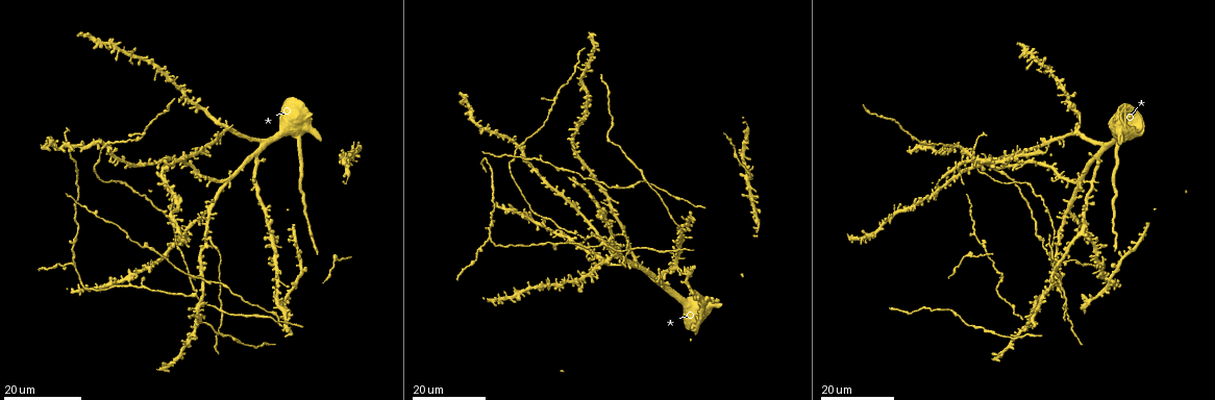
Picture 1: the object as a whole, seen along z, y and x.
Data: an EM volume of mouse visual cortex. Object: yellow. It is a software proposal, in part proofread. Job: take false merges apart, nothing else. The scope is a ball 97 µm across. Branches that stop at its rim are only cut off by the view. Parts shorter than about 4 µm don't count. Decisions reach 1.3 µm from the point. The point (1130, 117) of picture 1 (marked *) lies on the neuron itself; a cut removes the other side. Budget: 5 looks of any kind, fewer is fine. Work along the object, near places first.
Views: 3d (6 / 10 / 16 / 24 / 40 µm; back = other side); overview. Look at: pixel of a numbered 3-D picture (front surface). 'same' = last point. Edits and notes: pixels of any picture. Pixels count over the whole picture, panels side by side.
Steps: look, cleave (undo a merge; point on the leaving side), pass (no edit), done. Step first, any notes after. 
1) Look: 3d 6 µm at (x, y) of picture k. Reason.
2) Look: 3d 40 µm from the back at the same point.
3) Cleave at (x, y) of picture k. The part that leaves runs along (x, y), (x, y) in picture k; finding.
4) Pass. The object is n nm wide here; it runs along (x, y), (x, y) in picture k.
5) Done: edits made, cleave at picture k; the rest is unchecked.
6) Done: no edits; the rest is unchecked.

Look: 3d 16 µm at (191, 278) of picture 1.

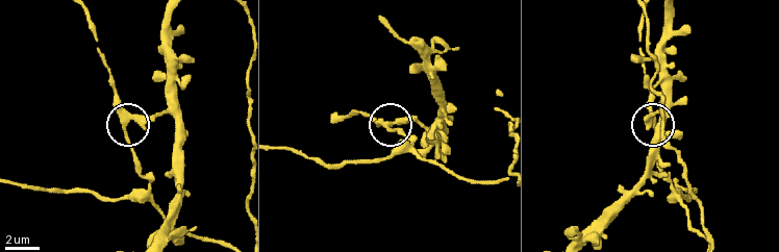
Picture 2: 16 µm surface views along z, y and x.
Look: 3d 10 µm at (126, 127) of picture 2.

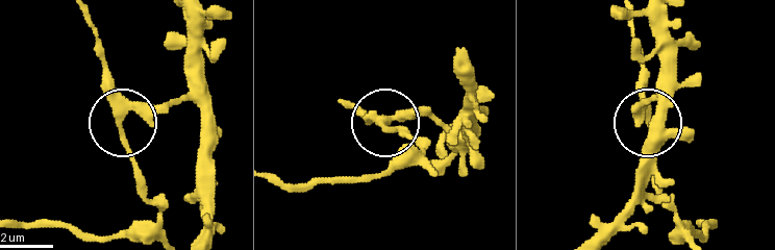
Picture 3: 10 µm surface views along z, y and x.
Pass. The object is 250 nm wide here; it runs along (185, 10), (185, 84), (158, 108), (119, 118), (105, 53) in picture 3; one neuron here.

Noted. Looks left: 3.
Look: 3d 24 µm at (606, 244) of picture 1. A fork.

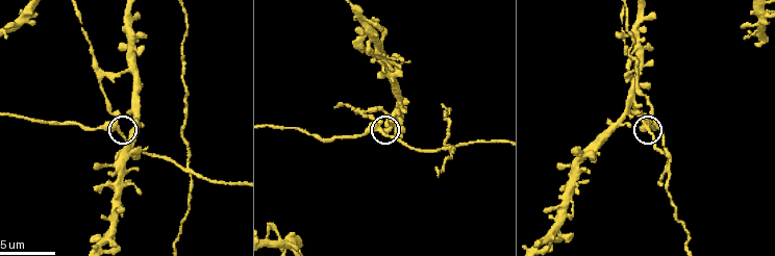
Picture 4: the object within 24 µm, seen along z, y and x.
Look: 3d 6 µm at (377, 129) of picture 4.

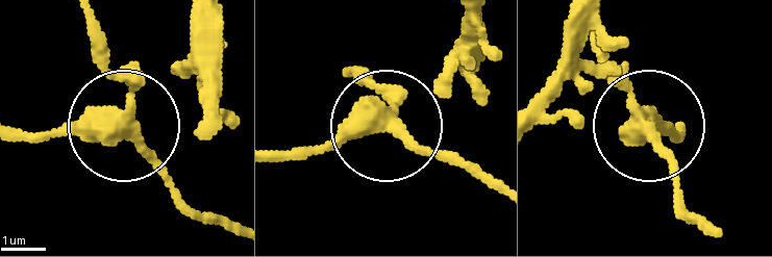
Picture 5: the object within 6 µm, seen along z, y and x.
Pass. 3 arms meet here; it runs along (84, 14), (92, 47), (125, 92), (132, 136), (193, 211) in picture 5; continuous, no second neuron.

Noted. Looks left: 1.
Look: 3d 6 µm at (188, 168) of picture 4. Looks like a crossing.

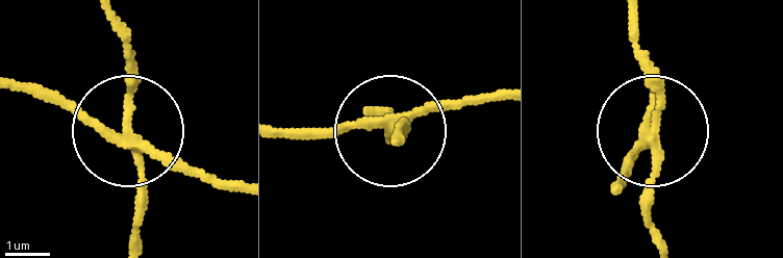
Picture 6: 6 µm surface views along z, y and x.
Cleave at (135, 74) of picture 6. The object is 220 nm wide here; the part that leaves runs along (132, 140), (132, 66), (118, 21) in picture 6; a second neuron is stuck on.

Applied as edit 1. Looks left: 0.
Done: edits made, cleave at picture 6; the rest is unchecked.

